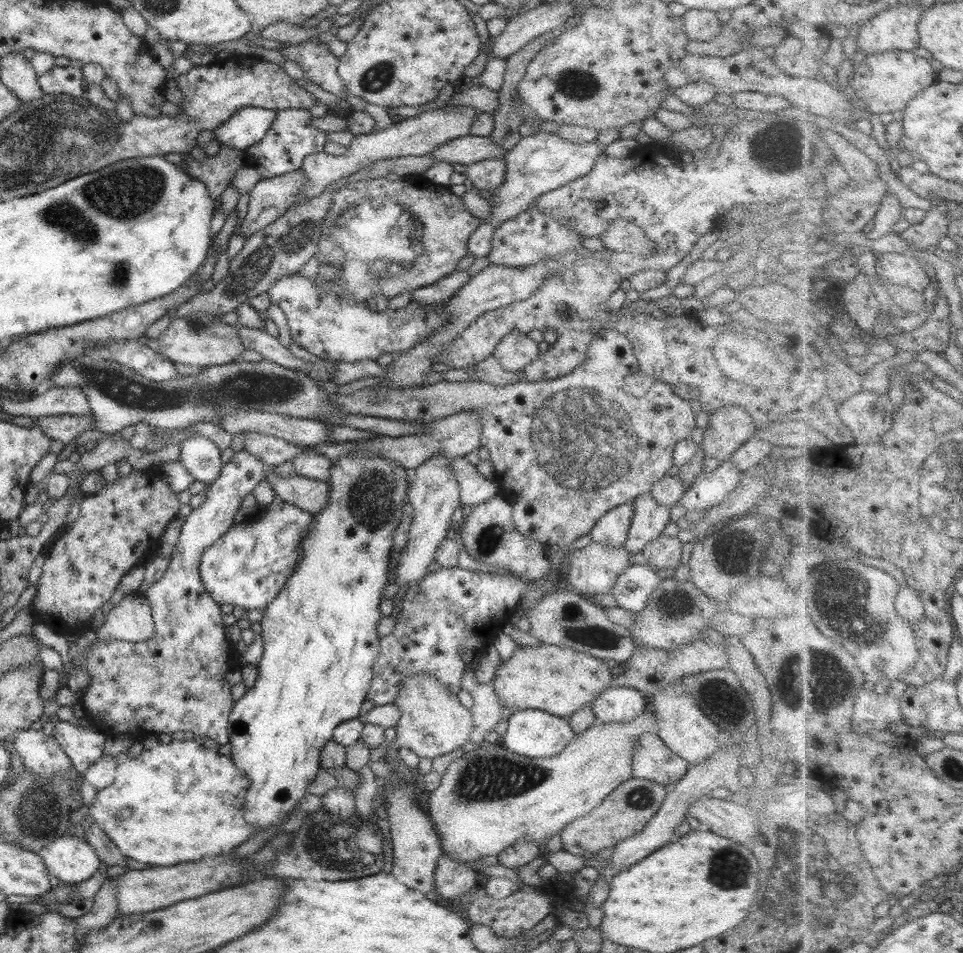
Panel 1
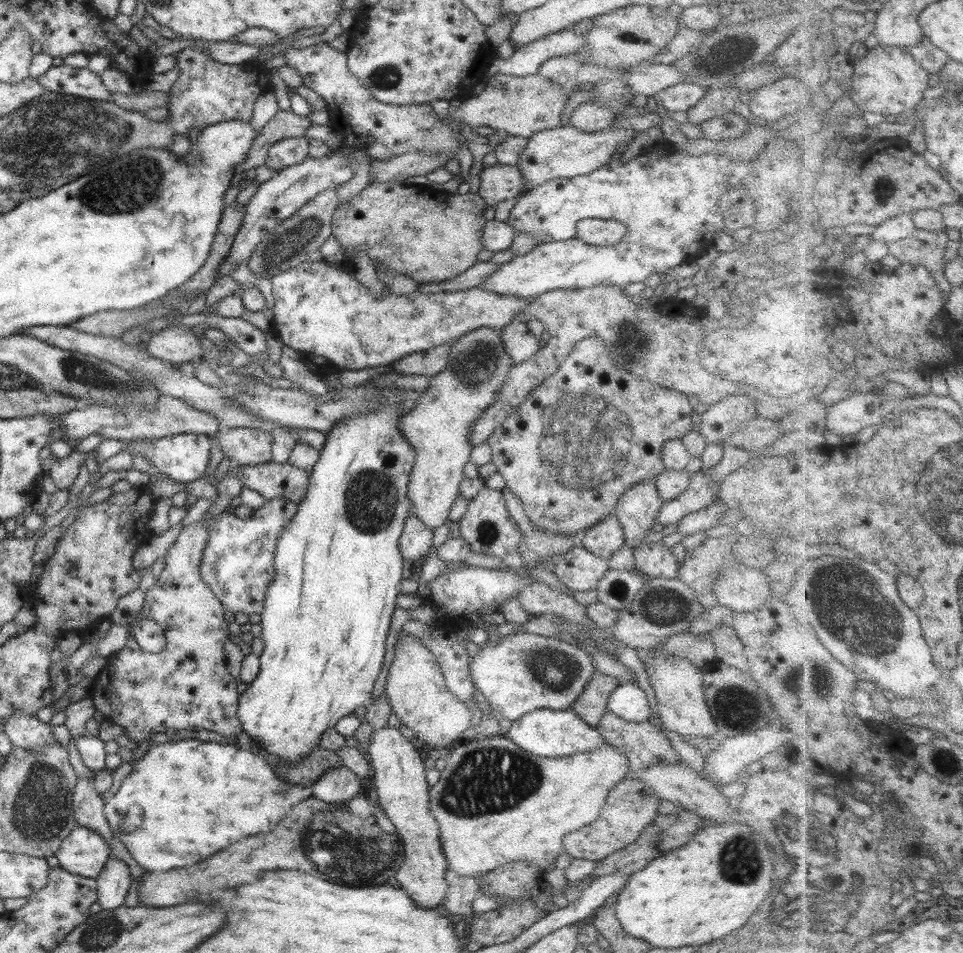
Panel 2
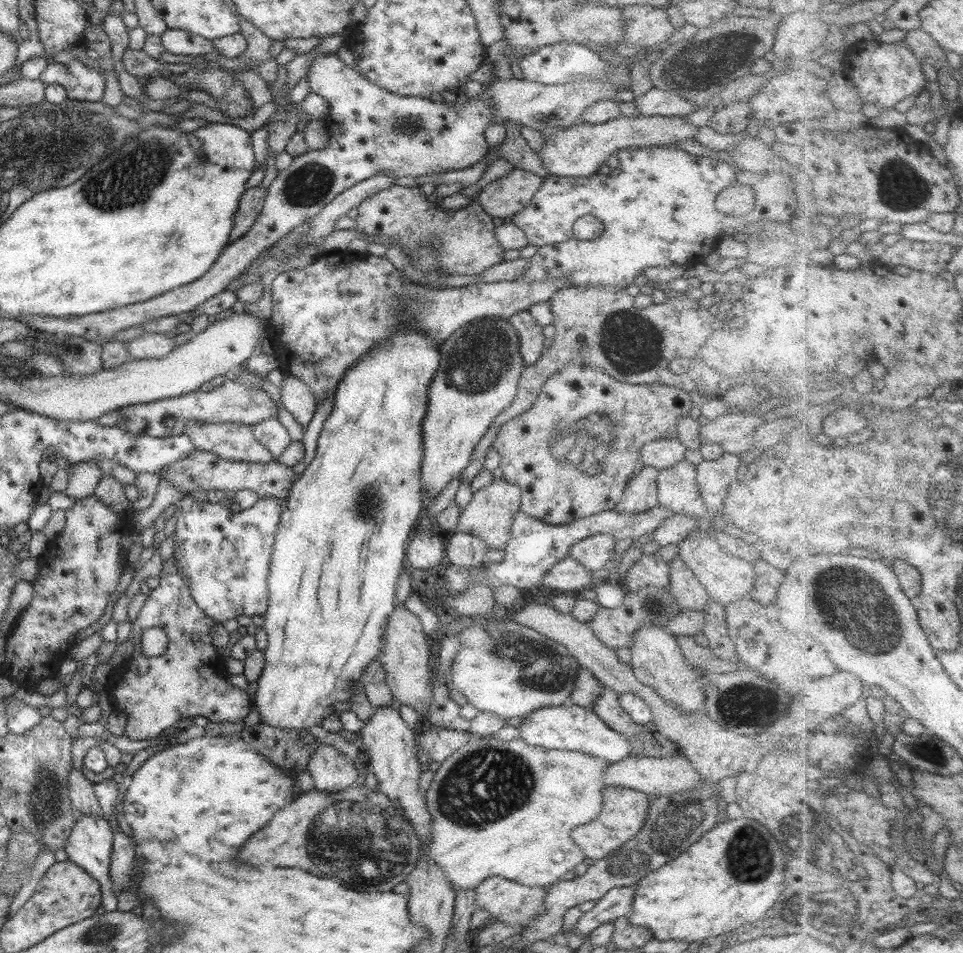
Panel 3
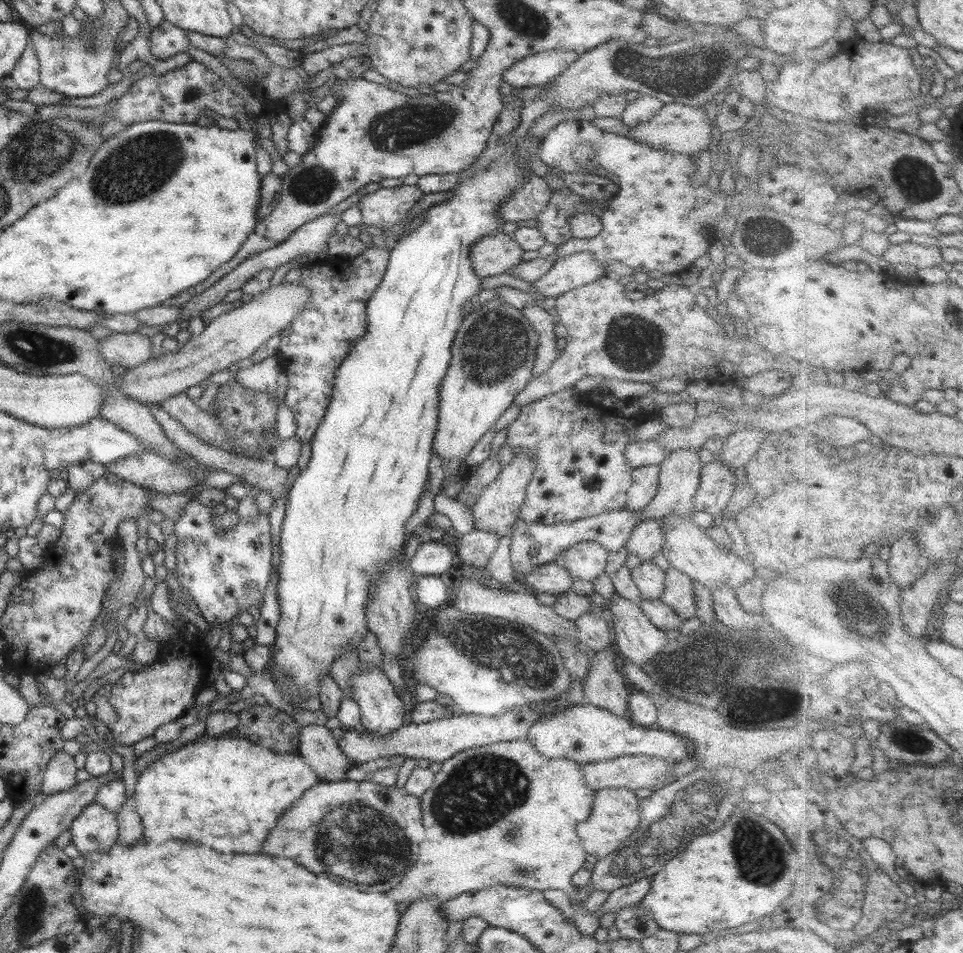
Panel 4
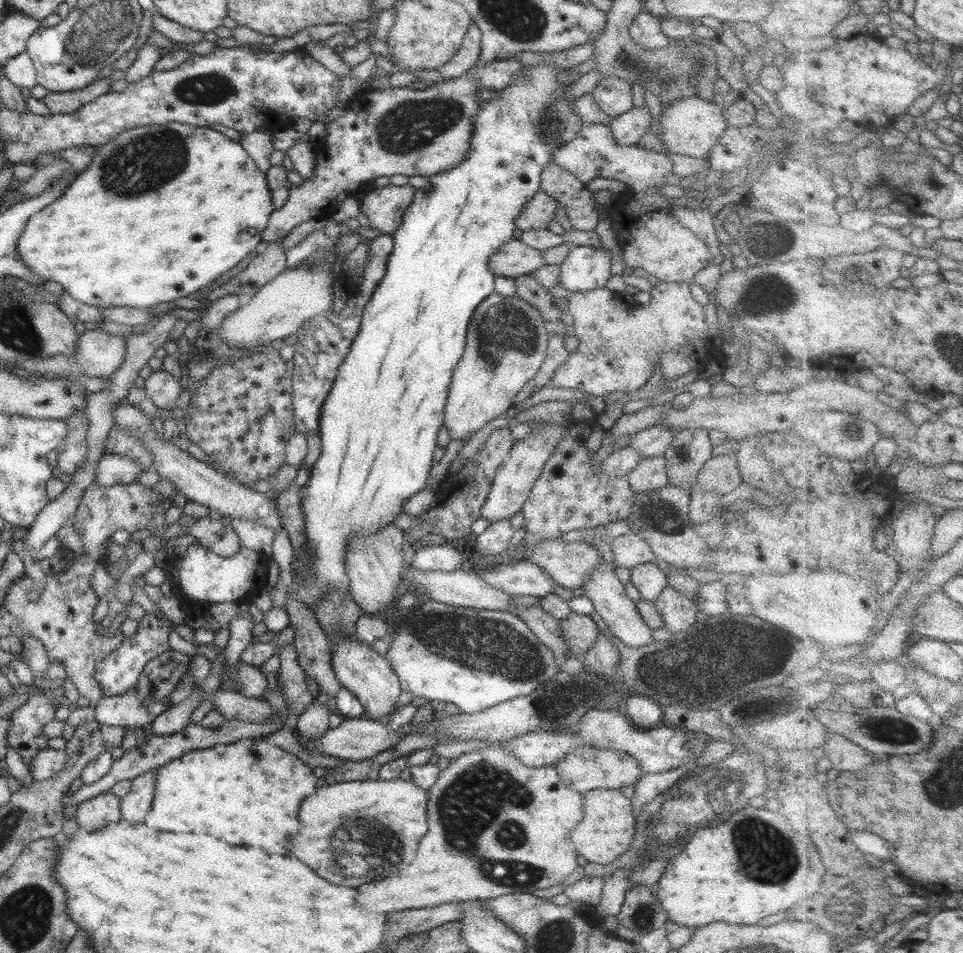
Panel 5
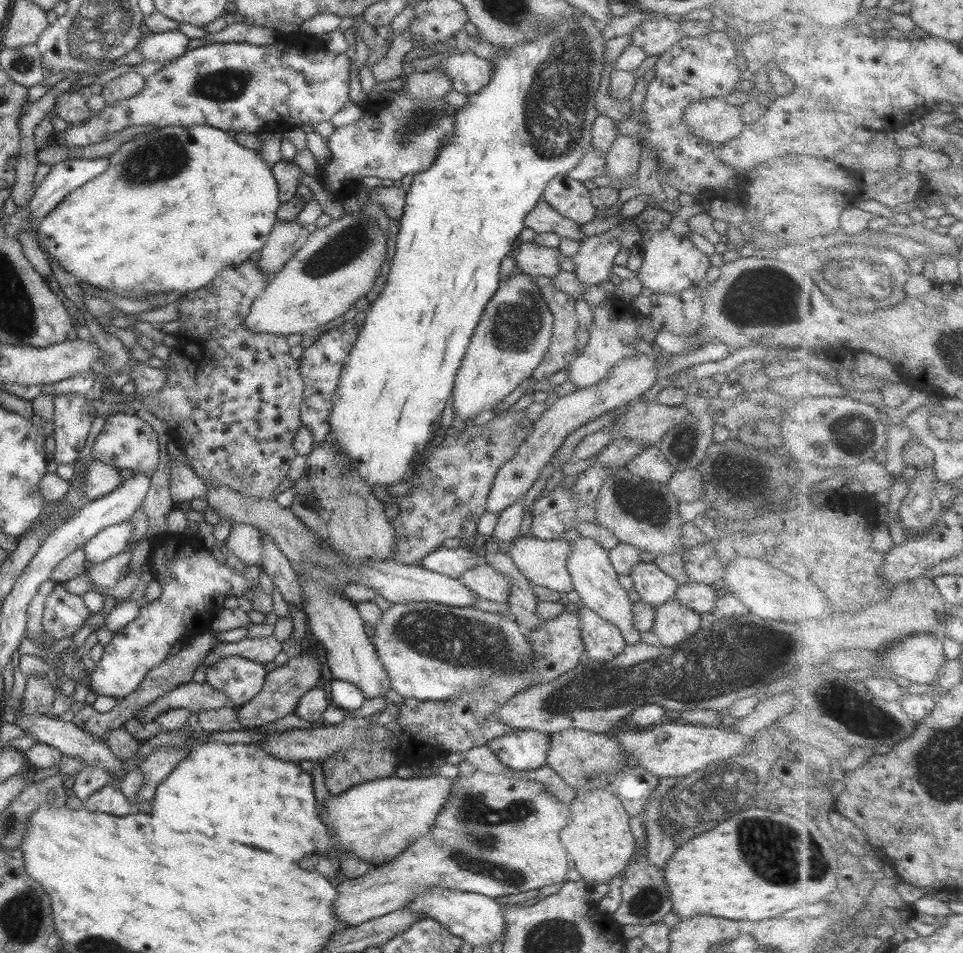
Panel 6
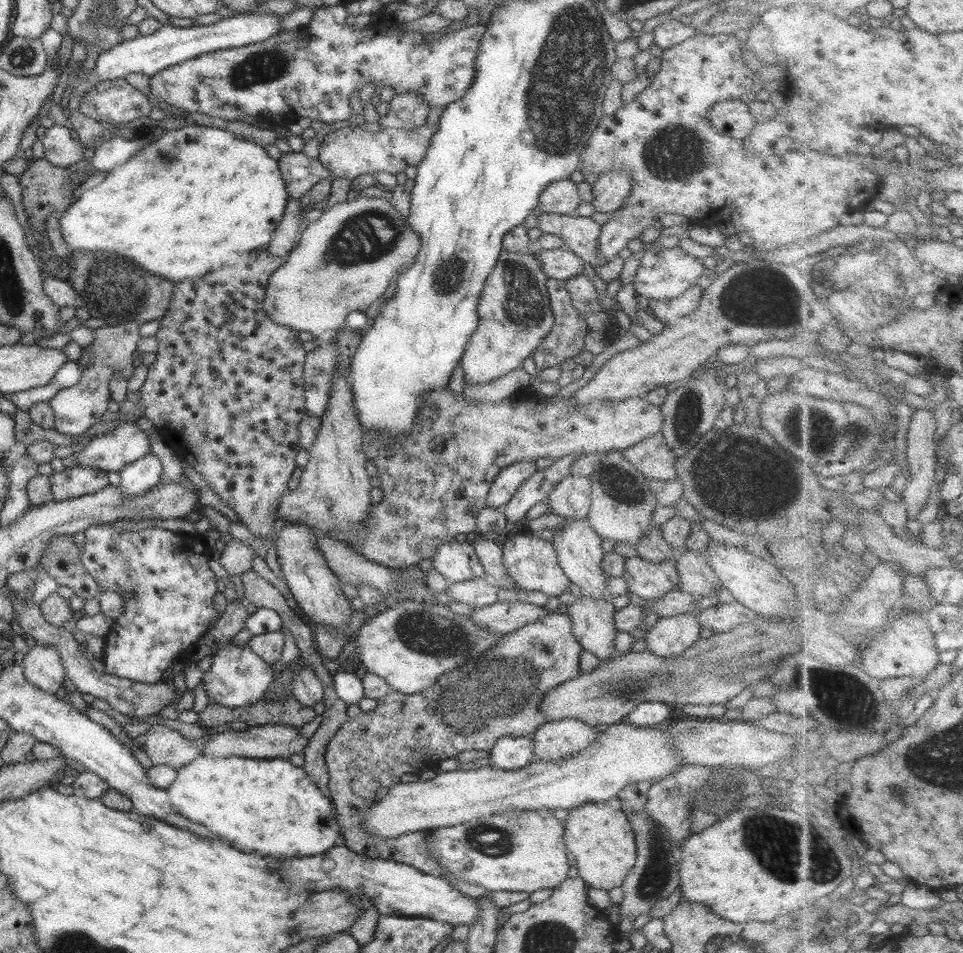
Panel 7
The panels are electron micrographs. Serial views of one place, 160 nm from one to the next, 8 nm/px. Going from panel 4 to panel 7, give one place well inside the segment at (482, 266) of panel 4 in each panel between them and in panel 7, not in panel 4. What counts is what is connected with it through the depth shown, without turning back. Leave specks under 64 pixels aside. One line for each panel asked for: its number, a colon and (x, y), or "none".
5: (515, 258)
6: (534, 259)
7: (561, 264)

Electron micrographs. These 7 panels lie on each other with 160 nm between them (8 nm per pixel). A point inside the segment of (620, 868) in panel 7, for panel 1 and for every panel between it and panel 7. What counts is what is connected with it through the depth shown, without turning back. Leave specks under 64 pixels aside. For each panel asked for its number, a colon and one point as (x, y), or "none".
1: (629, 807)
2: (632, 805)
3: (624, 810)
4: (614, 816)
5: (606, 830)
6: (599, 840)

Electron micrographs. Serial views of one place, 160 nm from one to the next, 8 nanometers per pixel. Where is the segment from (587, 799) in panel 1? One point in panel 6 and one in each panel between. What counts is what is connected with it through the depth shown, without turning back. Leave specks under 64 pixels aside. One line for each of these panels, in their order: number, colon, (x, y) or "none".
2: (496, 804)
3: (517, 828)
4: (502, 814)
5: (467, 855)
6: (499, 834)

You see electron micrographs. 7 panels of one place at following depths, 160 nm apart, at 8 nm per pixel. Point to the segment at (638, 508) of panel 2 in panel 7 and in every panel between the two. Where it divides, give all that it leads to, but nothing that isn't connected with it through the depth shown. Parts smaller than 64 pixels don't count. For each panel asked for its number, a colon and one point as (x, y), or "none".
3: (640, 494)
4: (646, 480)
5: (650, 474)
6: (651, 464)
7: (652, 457)

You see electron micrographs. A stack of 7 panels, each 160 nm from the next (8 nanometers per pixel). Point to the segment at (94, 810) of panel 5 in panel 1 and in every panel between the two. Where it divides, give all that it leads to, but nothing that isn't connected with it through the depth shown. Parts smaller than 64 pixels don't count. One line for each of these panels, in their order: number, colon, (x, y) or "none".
1: (71, 859)
2: (83, 852)
3: (90, 844)
4: (95, 829)

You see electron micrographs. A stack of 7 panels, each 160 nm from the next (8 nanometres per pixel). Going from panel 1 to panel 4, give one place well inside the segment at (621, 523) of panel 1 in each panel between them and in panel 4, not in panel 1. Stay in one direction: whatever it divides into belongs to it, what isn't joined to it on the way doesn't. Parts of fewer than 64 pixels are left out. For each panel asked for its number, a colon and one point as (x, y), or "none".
2: (605, 538)
3: (594, 553)
4: (586, 560)

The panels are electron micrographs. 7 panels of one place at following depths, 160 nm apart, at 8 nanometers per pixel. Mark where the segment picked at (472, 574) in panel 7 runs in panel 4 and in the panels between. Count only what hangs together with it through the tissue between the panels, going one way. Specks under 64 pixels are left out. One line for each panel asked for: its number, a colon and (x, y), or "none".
4: (434, 558)
5: (445, 558)
6: (454, 562)

